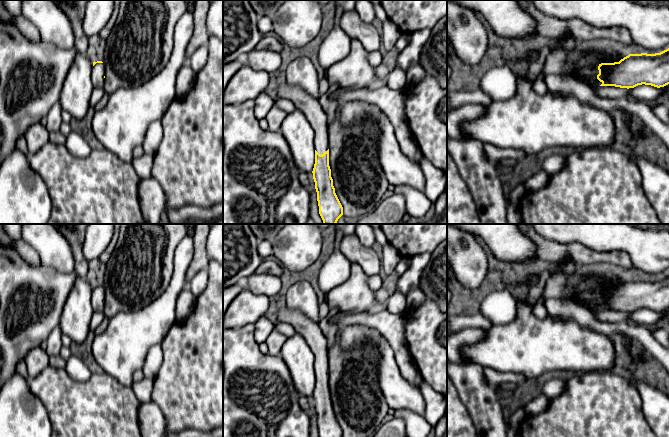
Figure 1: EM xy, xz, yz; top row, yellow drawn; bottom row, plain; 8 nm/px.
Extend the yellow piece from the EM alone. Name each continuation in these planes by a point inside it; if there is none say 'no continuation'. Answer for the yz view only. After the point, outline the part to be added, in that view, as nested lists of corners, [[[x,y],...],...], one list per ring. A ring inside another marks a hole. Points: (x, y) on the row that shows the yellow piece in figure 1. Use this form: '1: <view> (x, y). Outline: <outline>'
1: yz (583, 73). Outline: [[[567,63],[562,70],[562,74],[564,76],[573,77],[582,83],[592,81],[601,85],[602,82],[597,79],[597,75],[599,74],[598,66],[599,64],[577,65],[573,63]]]

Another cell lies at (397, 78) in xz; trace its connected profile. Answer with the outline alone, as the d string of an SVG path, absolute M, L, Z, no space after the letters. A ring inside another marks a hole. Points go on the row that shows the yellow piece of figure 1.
M395 66L387 76L387 86L393 90L407 87L407 72Z

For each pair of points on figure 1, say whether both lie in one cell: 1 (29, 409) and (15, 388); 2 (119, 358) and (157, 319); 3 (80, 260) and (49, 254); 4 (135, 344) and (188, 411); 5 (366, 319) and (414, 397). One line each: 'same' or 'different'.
1: same
2: same
3: different
4: different
5: different

